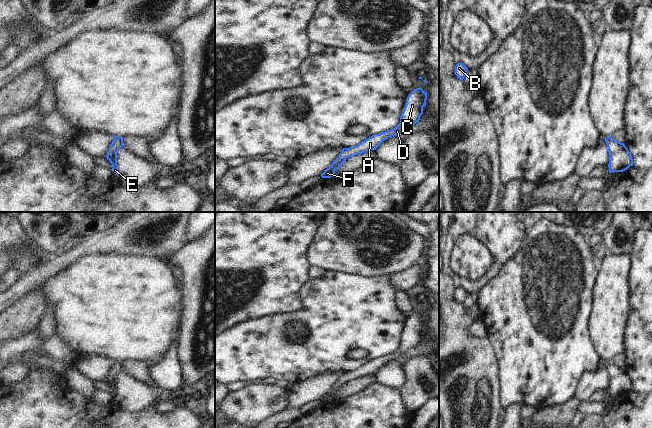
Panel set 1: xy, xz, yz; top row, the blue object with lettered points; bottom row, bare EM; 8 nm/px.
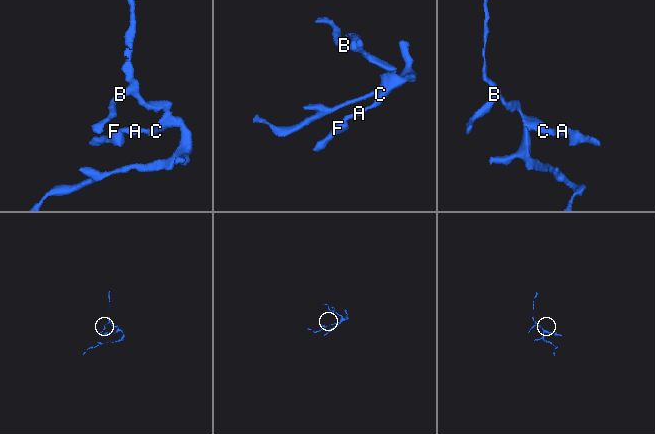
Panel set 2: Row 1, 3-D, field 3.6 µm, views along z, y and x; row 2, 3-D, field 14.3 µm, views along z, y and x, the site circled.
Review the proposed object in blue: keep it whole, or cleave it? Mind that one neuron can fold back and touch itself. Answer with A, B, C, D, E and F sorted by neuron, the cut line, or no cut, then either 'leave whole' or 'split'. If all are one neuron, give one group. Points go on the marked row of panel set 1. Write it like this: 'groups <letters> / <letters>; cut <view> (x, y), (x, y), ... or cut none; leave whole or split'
groups A B C D E F; cut none; leave whole

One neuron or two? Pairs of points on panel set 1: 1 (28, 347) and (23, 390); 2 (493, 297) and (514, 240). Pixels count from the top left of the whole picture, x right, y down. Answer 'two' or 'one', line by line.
1: two
2: two

